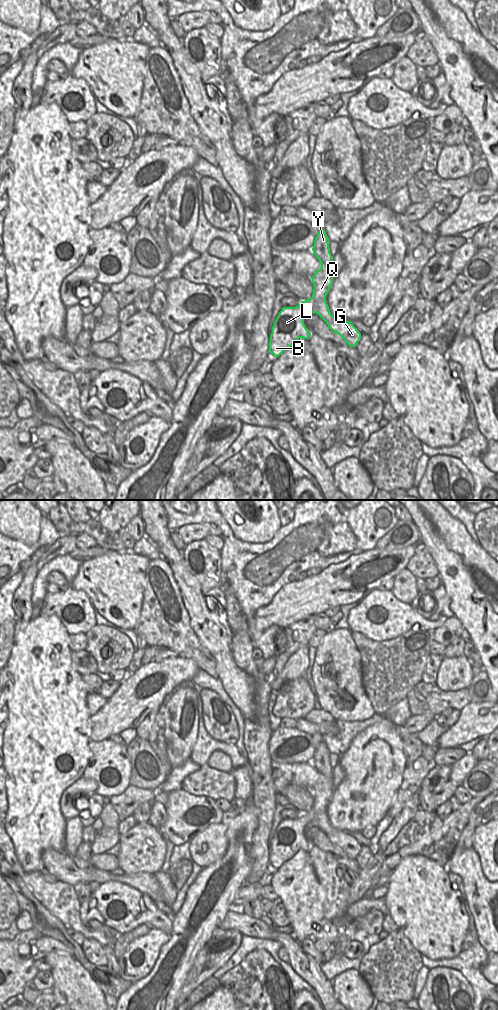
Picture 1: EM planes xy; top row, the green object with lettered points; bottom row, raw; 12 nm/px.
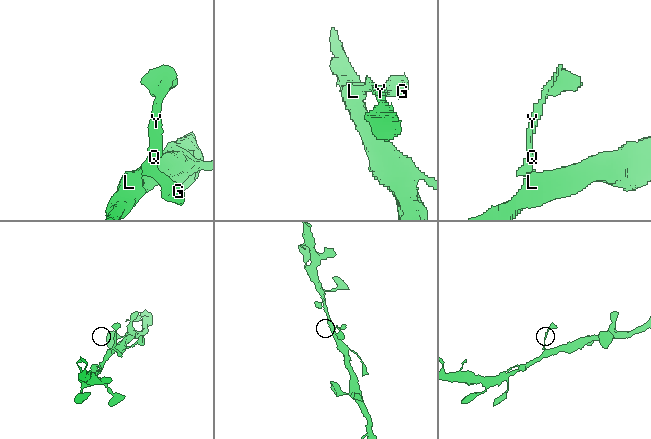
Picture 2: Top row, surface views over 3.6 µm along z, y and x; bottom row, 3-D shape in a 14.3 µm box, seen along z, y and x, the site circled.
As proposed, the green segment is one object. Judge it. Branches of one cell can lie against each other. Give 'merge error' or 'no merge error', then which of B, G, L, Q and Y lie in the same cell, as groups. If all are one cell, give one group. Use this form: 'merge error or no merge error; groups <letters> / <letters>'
no merge error; groups B G L Q Y

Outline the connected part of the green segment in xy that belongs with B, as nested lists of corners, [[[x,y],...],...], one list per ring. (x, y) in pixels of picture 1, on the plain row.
[[[321,741],[312,760],[313,766],[321,774],[321,780],[311,790],[314,798],[312,809],[301,813],[296,819],[283,819],[279,824],[269,853],[269,864],[275,869],[279,869],[293,858],[299,850],[310,850],[311,845],[304,836],[306,825],[317,825],[350,859],[356,859],[361,851],[361,845],[353,835],[333,828],[326,814],[326,808],[333,795],[333,768],[329,756],[330,751],[326,743]]]

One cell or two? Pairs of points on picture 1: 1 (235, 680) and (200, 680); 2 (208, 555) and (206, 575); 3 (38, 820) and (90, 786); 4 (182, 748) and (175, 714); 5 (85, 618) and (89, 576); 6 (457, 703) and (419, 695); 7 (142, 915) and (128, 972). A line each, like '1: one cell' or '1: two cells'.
1: two cells
2: one cell
3: two cells
4: one cell
5: two cells
6: one cell
7: two cells

